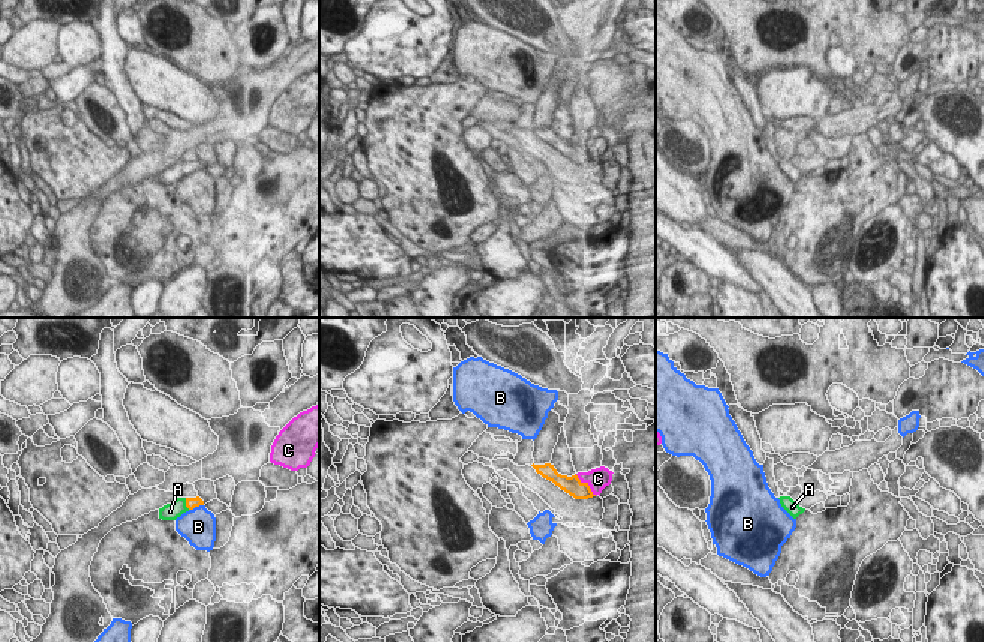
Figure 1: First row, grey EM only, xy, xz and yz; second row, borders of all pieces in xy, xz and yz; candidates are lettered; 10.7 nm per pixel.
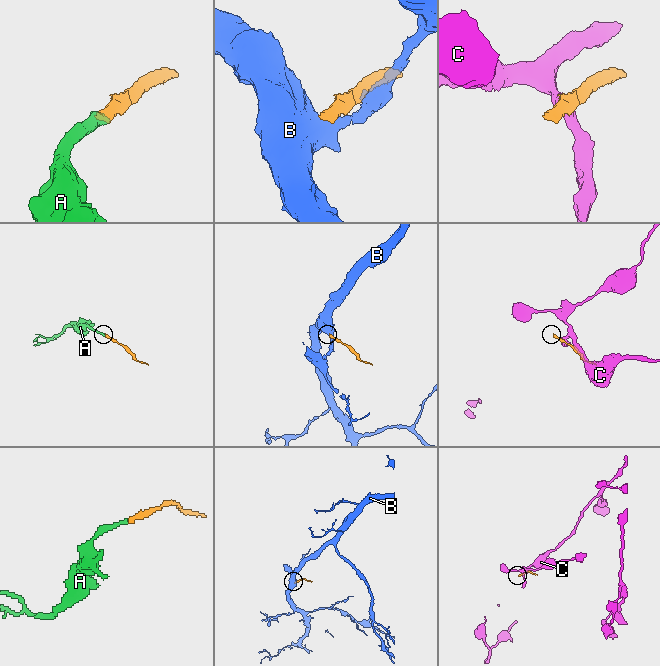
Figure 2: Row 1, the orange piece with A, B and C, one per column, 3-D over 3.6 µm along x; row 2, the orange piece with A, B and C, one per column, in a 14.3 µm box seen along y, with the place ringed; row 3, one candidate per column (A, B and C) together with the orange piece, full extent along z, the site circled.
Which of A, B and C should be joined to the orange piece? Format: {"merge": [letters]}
{"merge": ["A"]}

